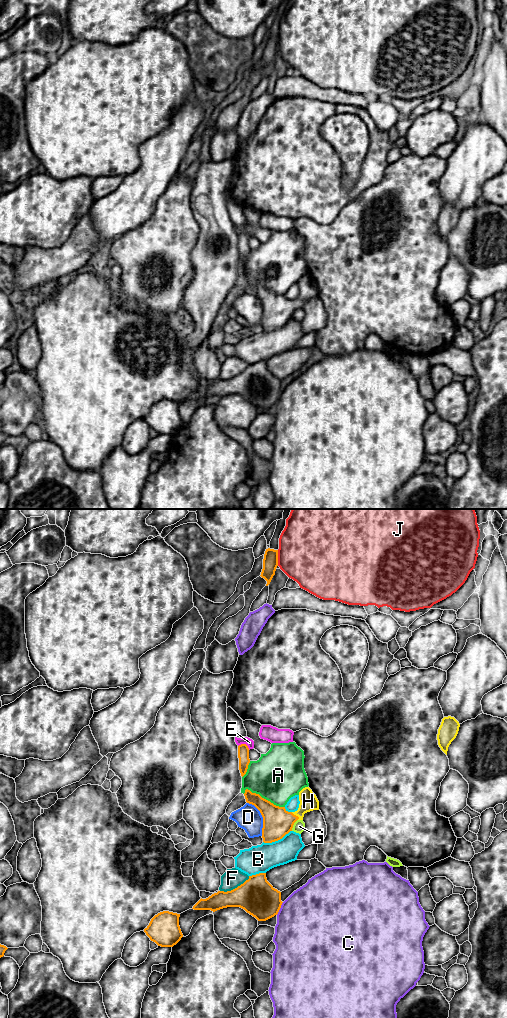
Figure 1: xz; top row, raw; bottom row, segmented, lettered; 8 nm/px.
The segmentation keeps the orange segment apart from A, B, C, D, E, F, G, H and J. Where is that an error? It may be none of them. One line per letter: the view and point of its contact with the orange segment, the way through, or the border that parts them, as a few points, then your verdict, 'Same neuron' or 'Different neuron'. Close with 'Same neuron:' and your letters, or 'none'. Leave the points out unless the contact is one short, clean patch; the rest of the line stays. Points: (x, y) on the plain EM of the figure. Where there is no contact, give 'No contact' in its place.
A: Touches orange at xz (263, 286). Different neuron
B: Touches orange at xz (277, 328). Different neuron
C: Touches orange at xz (280, 395). Different neuron
D: Touches orange at xz (262, 304). Different neuron
E: Touches orange at xz (244, 232). Boundary: xz (238, 233), (245, 232), (249, 237). Different neuron
F: Touches orange at xz (235, 376). Different neuron
G: Touches orange at xz (293, 312). Boundary: xz (297, 307), (291, 318). Different neuron
H: Touches orange at xz (295, 303). Path across: xz (277, 310), (295, 303), (308, 289). Same neuron
J: Touches orange at xz (277, 46). Boundary: xz (277, 38), (278, 53). Different neuron
Same neuron: H

